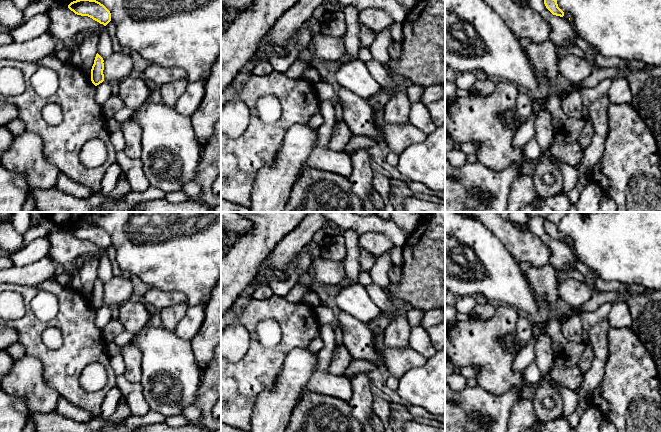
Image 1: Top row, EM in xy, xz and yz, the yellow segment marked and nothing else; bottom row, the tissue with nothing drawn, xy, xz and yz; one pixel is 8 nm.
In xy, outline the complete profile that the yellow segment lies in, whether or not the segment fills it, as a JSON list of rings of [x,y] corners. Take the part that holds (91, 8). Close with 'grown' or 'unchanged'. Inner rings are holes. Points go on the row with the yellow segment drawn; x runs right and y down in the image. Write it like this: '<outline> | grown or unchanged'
[[[76,0],[68,8],[77,15],[88,16],[106,26],[111,21],[110,11],[96,0]]] | unchanged

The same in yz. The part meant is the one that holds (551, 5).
[[[544,0],[544,4],[553,15],[564,16],[564,12],[558,7],[557,0]]] | unchanged

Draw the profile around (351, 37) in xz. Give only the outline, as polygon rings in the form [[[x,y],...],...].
[[[348,5],[344,7],[346,30],[344,34],[345,43],[345,60],[358,59],[359,50],[361,48],[359,40],[360,27],[358,24],[360,11],[357,7]]]

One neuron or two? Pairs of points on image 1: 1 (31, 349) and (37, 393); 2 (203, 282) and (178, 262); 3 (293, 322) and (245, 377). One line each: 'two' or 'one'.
1: two
2: one
3: one

